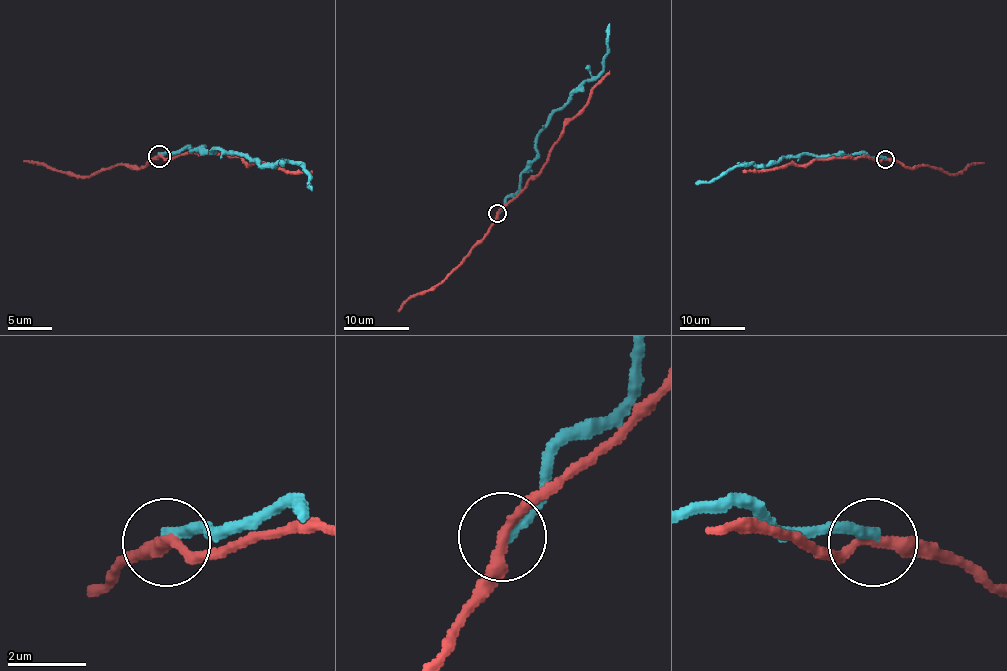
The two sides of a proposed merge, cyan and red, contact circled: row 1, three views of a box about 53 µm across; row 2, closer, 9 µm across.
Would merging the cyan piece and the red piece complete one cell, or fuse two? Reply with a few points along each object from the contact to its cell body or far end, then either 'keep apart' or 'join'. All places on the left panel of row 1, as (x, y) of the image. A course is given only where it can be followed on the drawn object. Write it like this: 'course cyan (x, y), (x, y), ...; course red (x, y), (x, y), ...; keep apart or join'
course cyan (160, 156), (186, 147), (238, 152), (262, 165), (280, 161), (300, 163), (306, 170), (311, 190); course red (160, 156), (238, 156), (244, 163), (266, 163), (280, 170), (311, 174); keep apart

